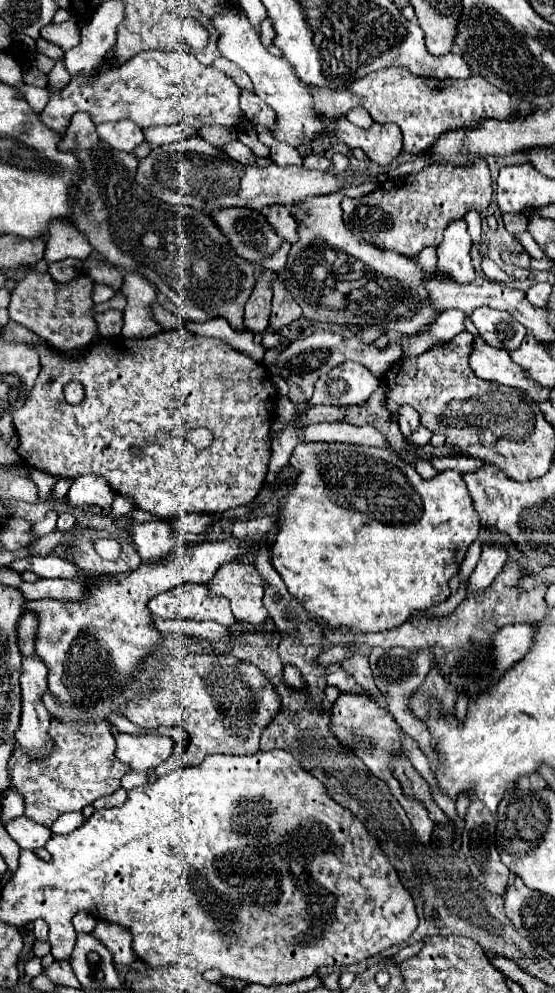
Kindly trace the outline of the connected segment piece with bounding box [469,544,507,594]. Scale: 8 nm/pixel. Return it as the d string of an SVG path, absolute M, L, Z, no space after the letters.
M493 544L493 546L483 548L481 558L479 558L479 564L477 564L477 568L473 570L473 574L469 578L471 592L473 594L485 592L485 588L489 588L491 582L495 580L495 576L503 570L505 560L507 560L507 552L505 552L503 546Z

